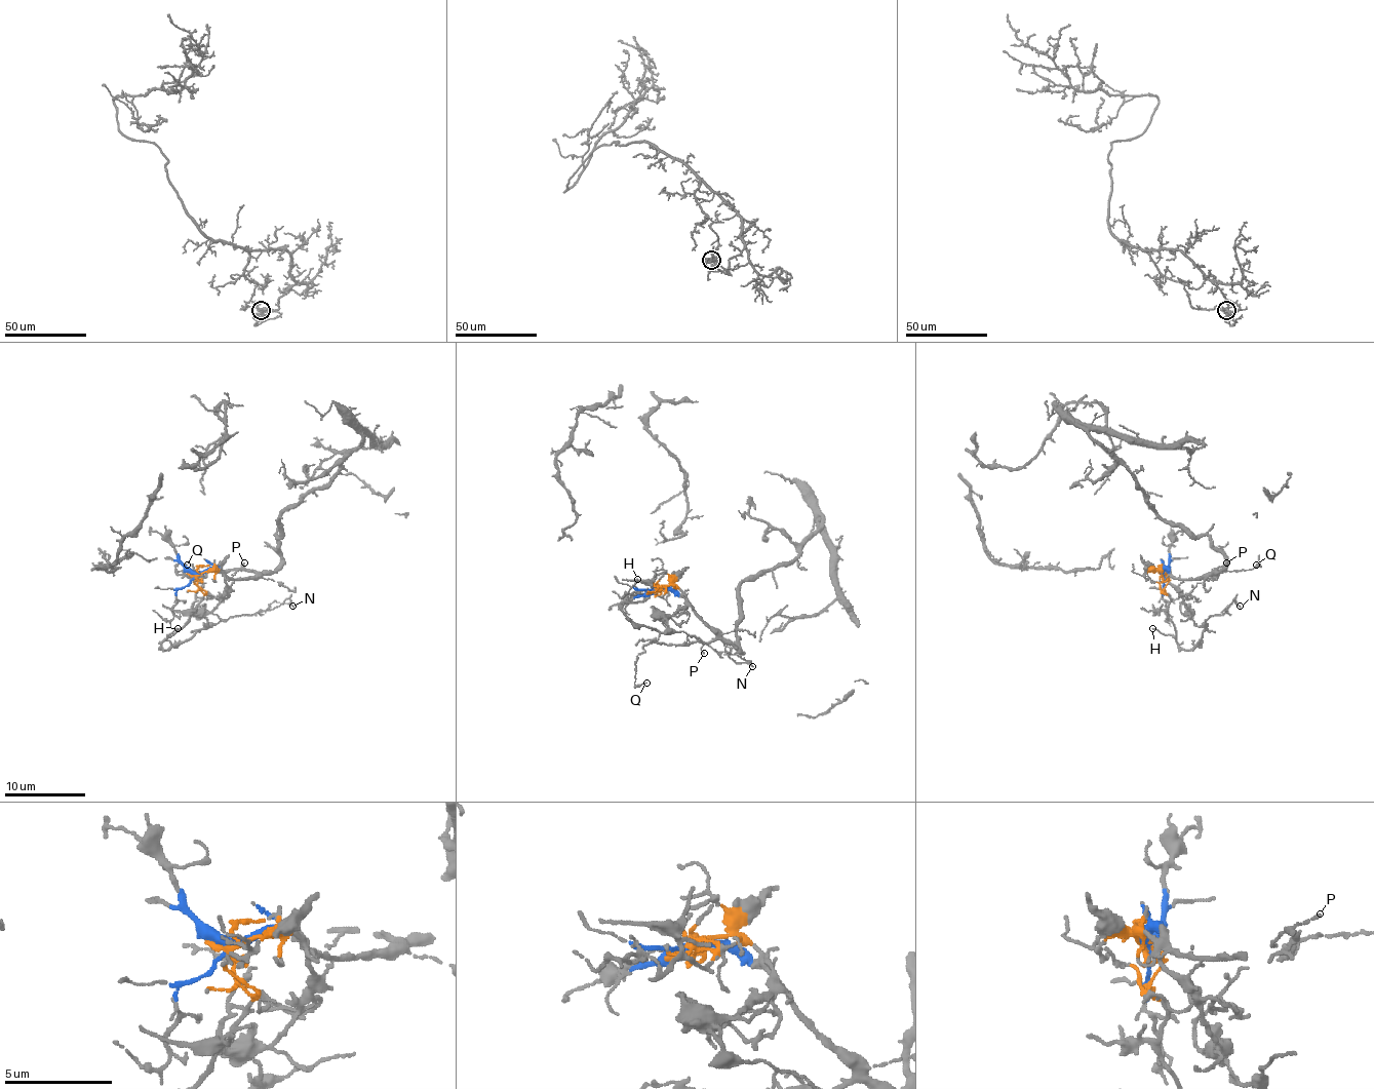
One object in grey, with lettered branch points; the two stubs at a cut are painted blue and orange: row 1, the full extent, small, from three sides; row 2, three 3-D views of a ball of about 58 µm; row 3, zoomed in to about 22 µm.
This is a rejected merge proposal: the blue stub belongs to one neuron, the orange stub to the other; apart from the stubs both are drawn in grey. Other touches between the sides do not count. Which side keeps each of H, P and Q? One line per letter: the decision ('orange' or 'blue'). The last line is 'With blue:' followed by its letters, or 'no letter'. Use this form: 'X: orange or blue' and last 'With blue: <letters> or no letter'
H: orange
P: blue
Q: blue
With blue: P, Q

